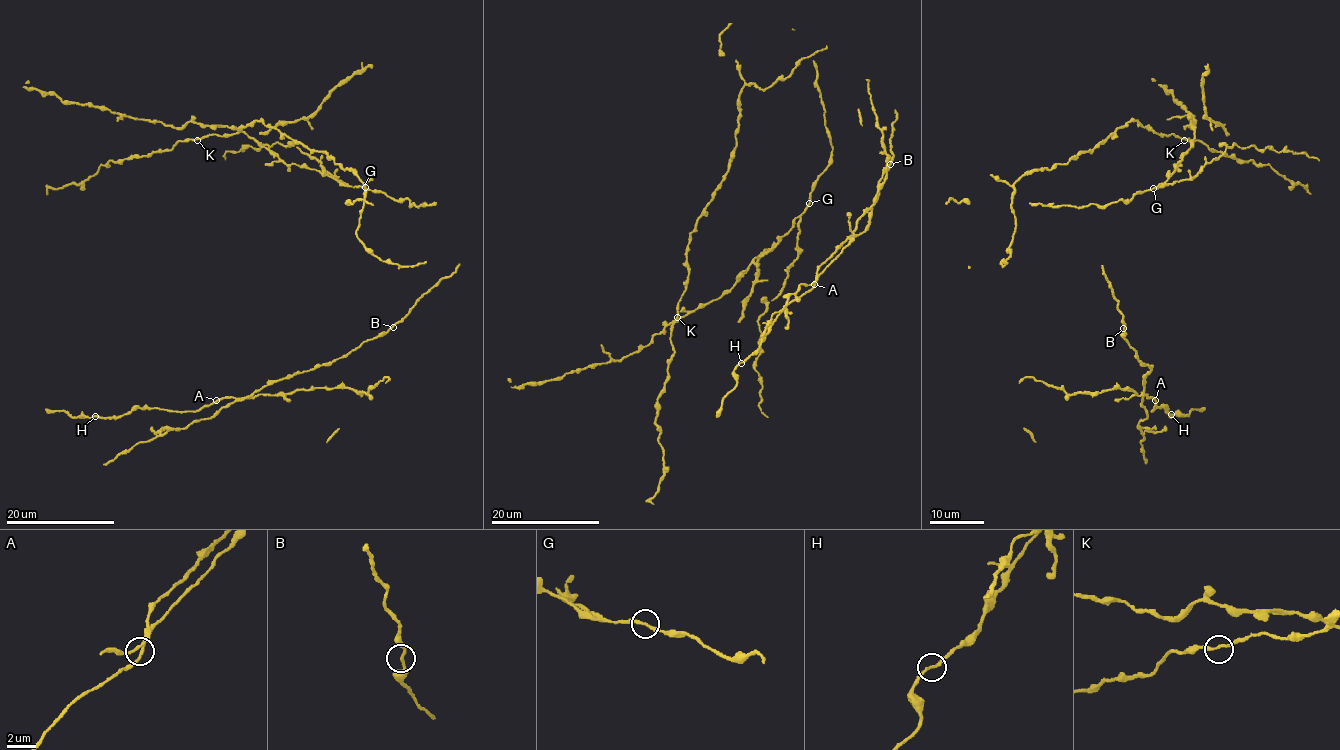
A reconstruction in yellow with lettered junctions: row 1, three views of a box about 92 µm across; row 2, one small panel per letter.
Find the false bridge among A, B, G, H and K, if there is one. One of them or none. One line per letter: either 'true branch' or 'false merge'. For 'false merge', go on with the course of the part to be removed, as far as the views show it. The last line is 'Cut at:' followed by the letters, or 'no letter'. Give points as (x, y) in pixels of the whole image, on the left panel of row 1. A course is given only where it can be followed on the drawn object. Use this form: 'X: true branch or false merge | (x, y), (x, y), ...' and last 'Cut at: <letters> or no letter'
A: true branch
B: true branch
G: true branch
H: true branch
K: true branch
Cut at: no letter

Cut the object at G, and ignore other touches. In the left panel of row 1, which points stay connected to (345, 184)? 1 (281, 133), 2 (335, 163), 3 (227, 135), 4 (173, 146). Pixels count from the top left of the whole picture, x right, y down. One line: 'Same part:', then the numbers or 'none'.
Same part: none

